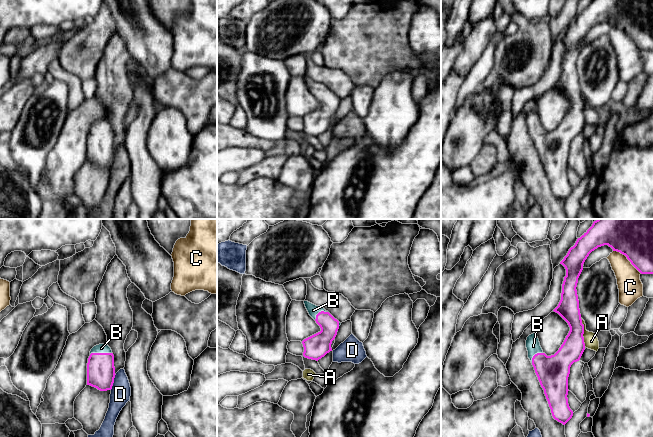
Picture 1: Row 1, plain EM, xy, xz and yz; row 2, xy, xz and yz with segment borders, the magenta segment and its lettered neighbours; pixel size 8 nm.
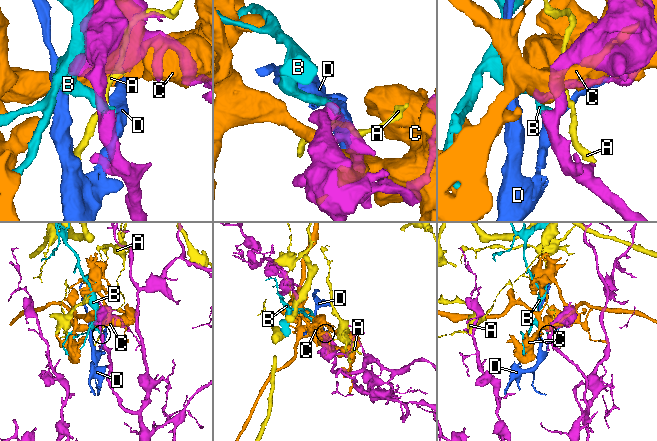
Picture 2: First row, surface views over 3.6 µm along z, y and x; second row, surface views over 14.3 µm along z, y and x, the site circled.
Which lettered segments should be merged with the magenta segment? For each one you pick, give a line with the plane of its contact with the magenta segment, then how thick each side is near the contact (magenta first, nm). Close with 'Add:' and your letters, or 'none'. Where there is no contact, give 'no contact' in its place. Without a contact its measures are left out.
B: xy | 220/80 nm
Add: B

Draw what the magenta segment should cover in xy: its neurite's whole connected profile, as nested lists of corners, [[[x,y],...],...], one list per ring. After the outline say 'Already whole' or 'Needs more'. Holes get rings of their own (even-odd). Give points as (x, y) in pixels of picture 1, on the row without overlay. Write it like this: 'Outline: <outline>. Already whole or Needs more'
Outline: [[[107,120],[94,122],[87,139],[87,161],[100,167],[111,166],[114,154],[114,131]]]. Needs more

